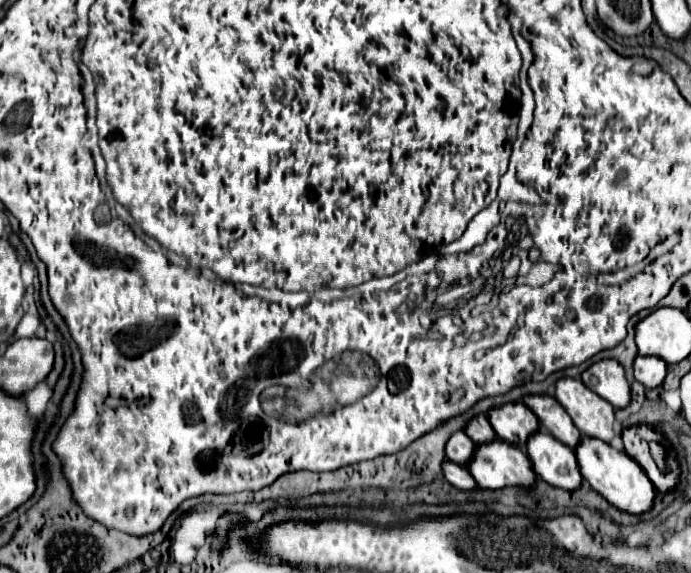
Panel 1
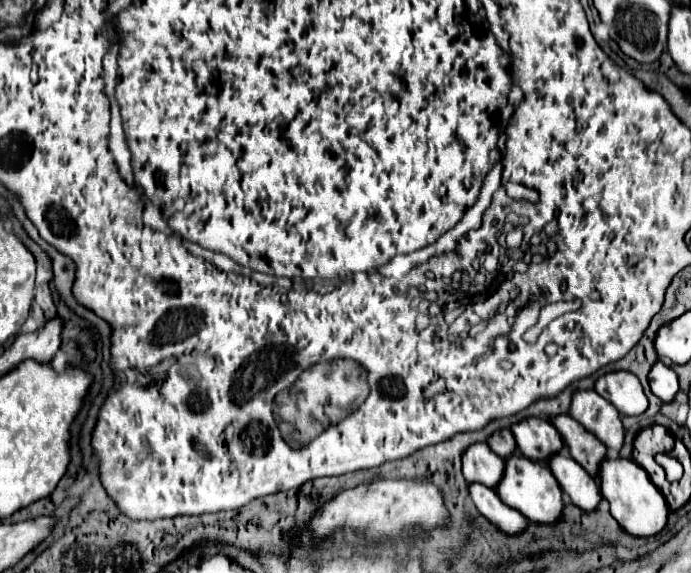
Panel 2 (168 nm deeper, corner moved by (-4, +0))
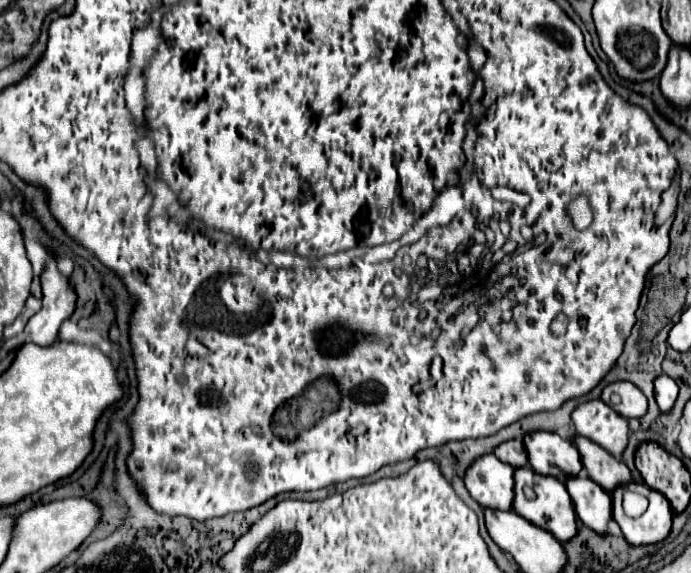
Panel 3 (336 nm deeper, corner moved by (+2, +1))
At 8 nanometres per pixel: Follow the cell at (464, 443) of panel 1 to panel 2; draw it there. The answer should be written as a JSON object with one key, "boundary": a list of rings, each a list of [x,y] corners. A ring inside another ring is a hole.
{"boundary":[[[487,443],[471,445],[463,457],[463,475],[467,483],[481,483],[489,489],[495,489],[505,471],[505,459],[497,457]]]}

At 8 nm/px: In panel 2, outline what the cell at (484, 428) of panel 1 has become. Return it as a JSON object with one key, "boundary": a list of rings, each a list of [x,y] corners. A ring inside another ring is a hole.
{"boundary":[[[503,429],[501,433],[495,433],[489,441],[489,447],[503,459],[509,459],[515,451],[517,451],[517,443],[515,443],[515,437],[509,429]]]}

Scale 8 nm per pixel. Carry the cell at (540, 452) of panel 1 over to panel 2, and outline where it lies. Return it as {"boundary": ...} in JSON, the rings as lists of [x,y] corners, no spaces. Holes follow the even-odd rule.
{"boundary":[[[557,453],[555,457],[551,457],[549,467],[561,489],[571,497],[573,505],[577,505],[585,513],[591,513],[599,507],[603,497],[601,489],[597,487],[597,479],[589,477],[589,473],[581,465],[577,465],[577,461]]]}

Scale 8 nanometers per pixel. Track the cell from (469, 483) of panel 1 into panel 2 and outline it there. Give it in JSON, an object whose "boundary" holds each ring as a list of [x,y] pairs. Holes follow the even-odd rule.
{"boundary":[[[469,485],[469,493],[479,513],[497,529],[501,529],[501,533],[521,535],[529,527],[529,521],[519,511],[507,507],[493,489],[485,489],[483,485]]]}

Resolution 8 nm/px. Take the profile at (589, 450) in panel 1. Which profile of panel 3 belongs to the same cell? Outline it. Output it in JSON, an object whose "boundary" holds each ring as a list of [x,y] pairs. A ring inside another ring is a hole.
{"boundary":[[[627,482],[623,486],[617,486],[611,492],[611,498],[613,498],[613,518],[621,526],[621,532],[623,532],[623,536],[625,536],[625,540],[629,544],[633,544],[633,546],[655,544],[655,542],[663,540],[669,534],[673,512],[671,512],[671,506],[669,506],[667,498],[661,496],[659,492],[647,488],[645,484]],[[625,490],[639,492],[649,500],[649,508],[639,518],[629,518],[623,512],[621,500],[623,500],[623,492]]]}

